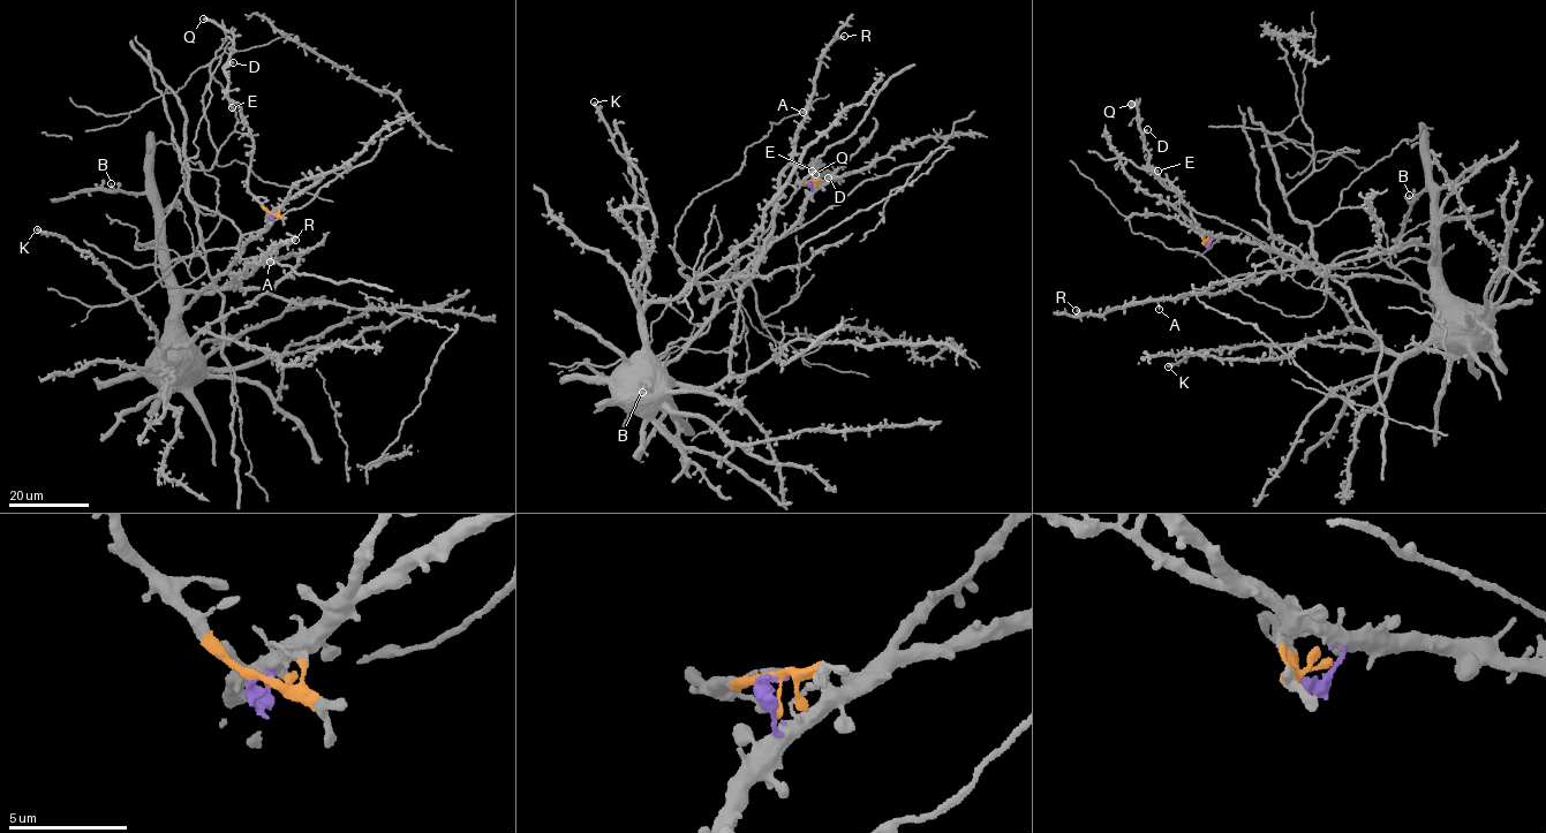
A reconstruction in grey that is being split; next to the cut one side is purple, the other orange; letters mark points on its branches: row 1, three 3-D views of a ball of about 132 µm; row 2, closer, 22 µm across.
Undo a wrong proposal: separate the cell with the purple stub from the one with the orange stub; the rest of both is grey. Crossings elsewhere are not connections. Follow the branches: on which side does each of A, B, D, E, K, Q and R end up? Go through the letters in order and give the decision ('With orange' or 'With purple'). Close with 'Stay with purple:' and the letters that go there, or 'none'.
A: With purple
B: With purple
D: With orange
E: With orange
K: With purple
Q: With orange
R: With purple
Stay with purple: A, B, K, R

